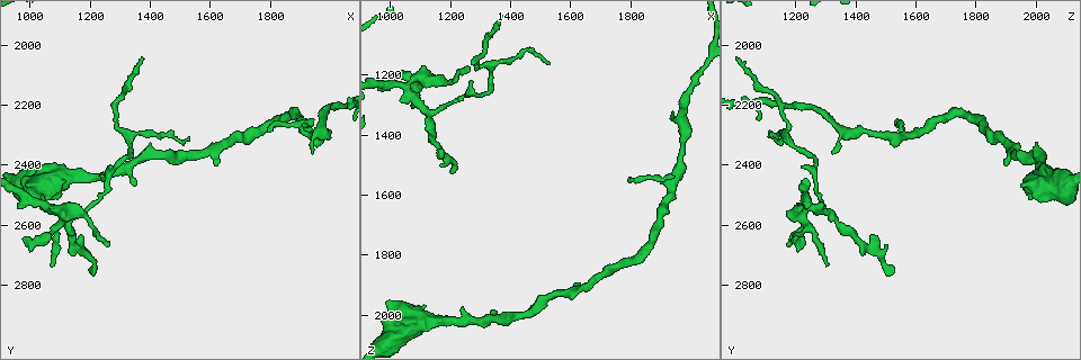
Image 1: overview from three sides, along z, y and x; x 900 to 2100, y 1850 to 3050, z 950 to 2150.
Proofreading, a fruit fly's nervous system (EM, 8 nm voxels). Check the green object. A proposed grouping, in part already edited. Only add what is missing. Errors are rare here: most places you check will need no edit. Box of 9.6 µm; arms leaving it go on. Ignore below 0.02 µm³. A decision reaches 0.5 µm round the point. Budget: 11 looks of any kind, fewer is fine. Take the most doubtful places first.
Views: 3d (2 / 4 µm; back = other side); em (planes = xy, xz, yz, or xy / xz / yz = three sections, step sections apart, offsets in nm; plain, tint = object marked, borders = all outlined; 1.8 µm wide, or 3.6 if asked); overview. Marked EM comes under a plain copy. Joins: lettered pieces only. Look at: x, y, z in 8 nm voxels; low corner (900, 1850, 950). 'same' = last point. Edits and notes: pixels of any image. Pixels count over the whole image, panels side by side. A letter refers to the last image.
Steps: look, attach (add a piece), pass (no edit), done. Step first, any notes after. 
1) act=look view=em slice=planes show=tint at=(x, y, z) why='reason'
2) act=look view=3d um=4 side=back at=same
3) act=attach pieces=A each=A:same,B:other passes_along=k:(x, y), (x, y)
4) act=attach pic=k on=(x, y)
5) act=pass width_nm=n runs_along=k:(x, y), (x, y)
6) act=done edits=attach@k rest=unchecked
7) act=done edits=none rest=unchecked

act=look view=3d um=4 at=(1200, 2780, 1510) why='branch stops here'

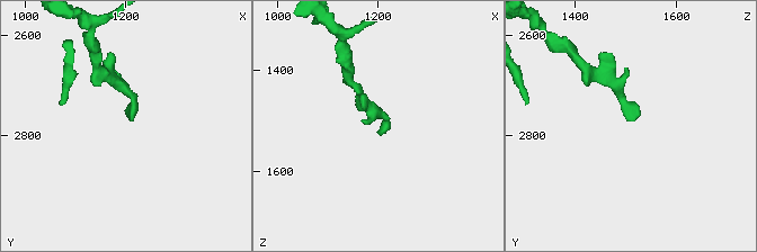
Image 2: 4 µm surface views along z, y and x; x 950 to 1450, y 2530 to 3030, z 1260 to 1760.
act=look view=em slice=xy step=4 show=borders at=(1215, 2775, 1515)

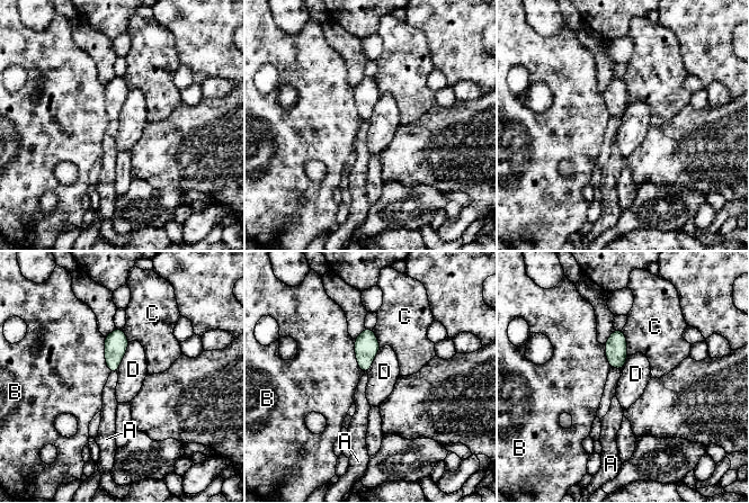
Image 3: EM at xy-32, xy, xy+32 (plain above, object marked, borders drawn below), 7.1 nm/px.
act=pass each=A:other,B:other,C:other,D:other found='no lettered piece goes on from it'

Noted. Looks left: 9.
act=look view=em slice=planes show=borders at=(980, 2630, 1220) why='an open end'

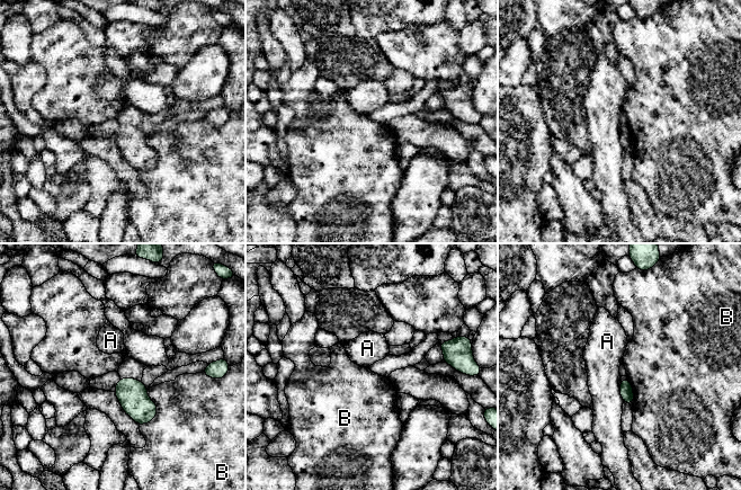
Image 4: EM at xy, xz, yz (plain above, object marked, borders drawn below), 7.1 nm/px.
act=pass each=A:other,B:other found='no lettered piece goes on from it'

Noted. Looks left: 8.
act=look view=em slice=planes show=borders at=(1800, 2290, 1550) why='tapers out'

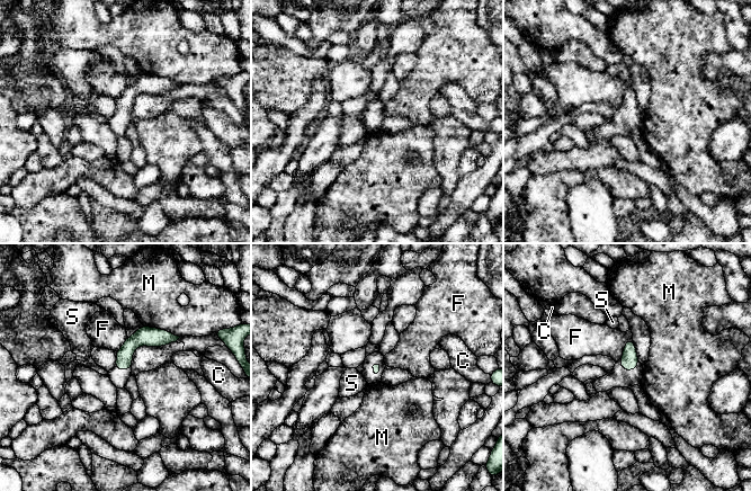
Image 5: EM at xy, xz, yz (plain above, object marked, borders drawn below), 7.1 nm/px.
act=pass each=C:other,F:other,M:other,S:other found='none of them fits'

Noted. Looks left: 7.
act=look view=3d um=4 at=(1000, 2470, 1950)

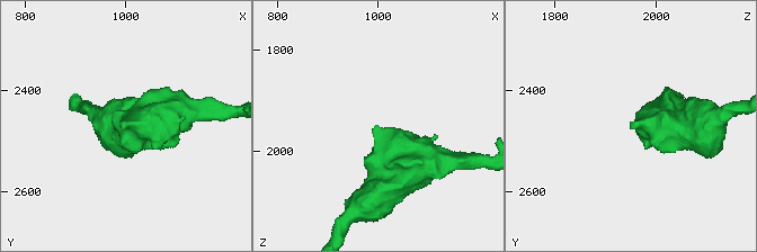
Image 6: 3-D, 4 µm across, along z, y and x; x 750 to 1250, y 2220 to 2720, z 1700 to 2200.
act=look view=em slice=planes show=borders at=(1005, 2470, 1950)

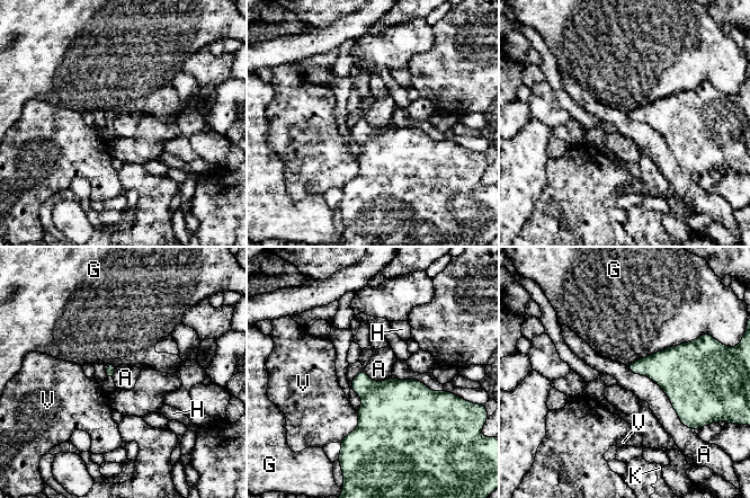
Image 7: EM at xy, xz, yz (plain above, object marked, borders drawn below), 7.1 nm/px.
act=pass each=A:other,G:other,H:other,K:other,V:other border=7:(626, 366), (663, 391), (684, 425) found='no lettered piece goes on from it'

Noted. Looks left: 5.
act=done edits=none rest=unchecked

